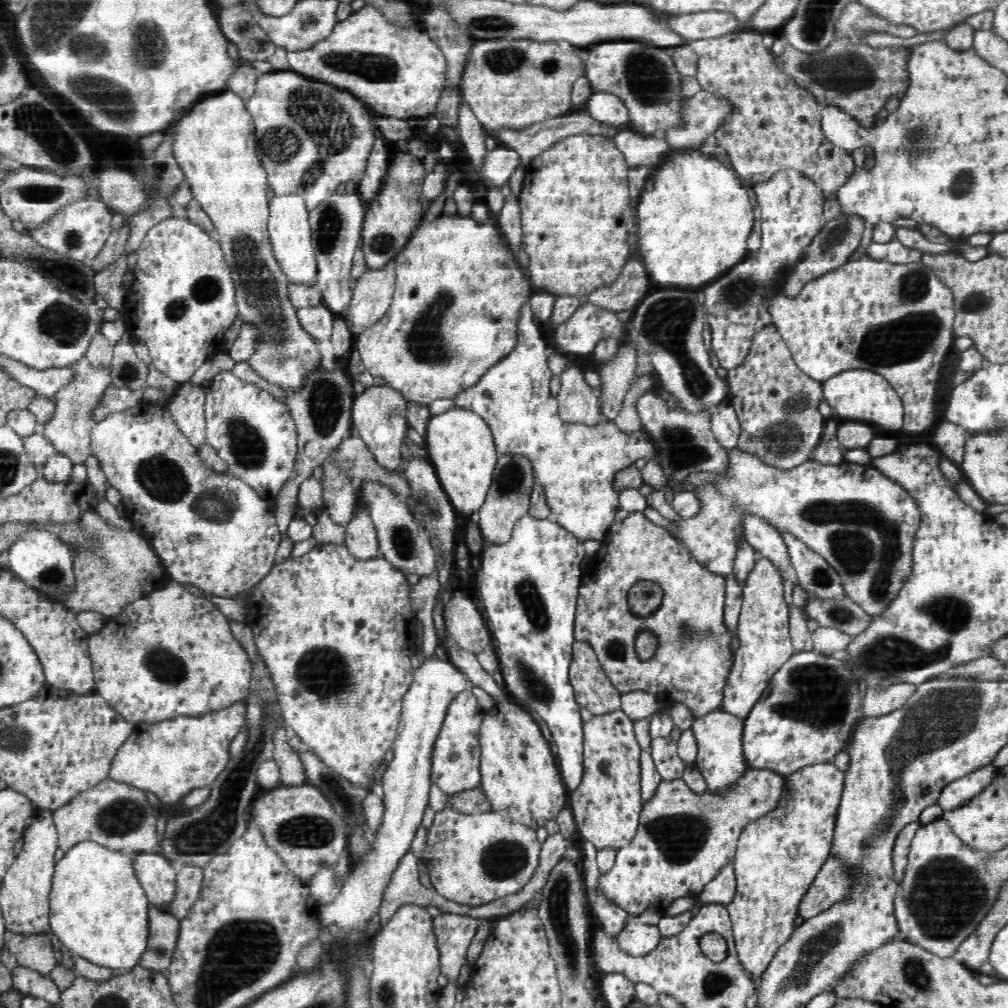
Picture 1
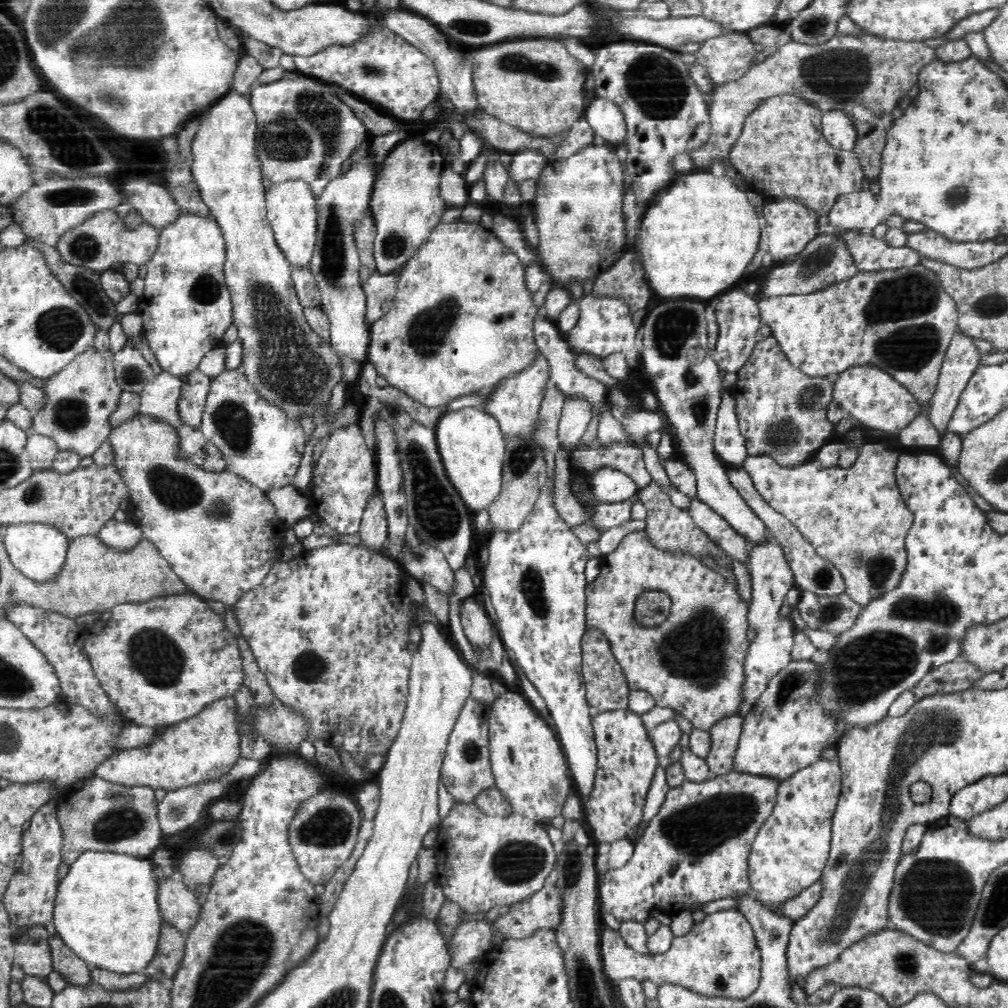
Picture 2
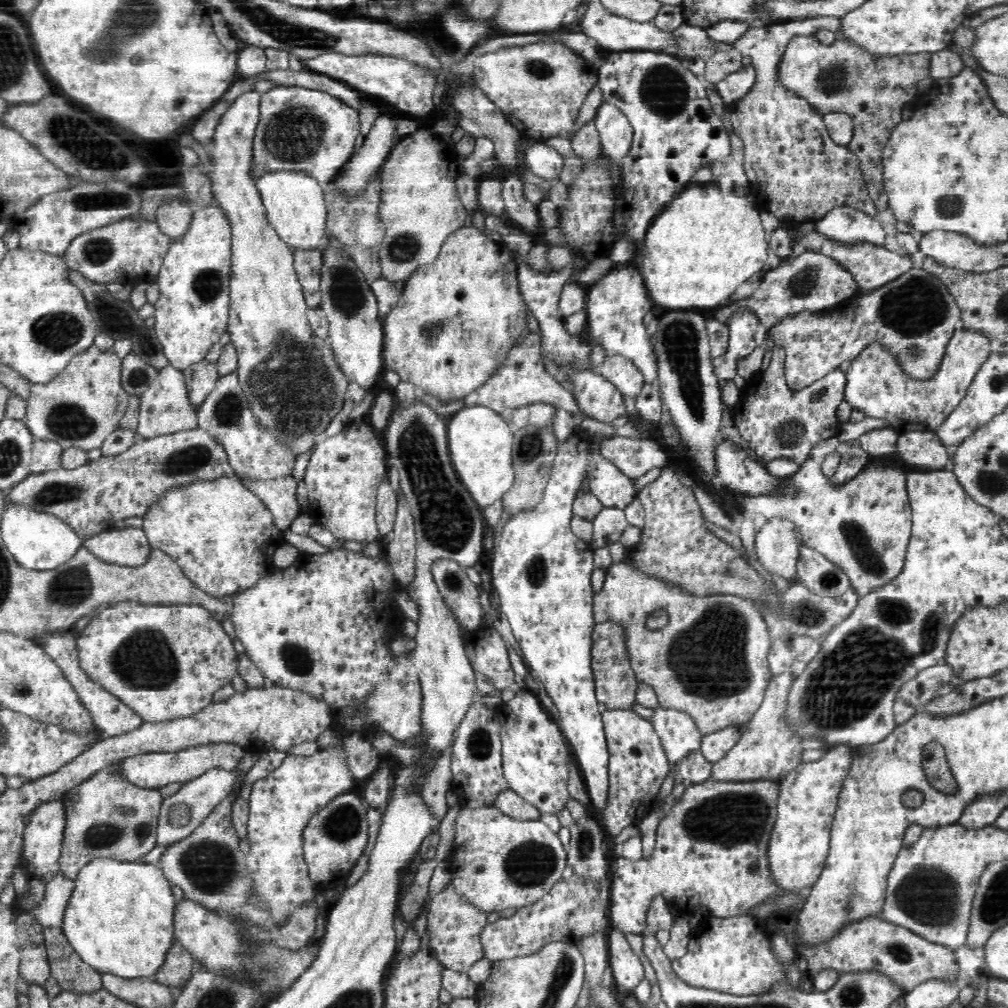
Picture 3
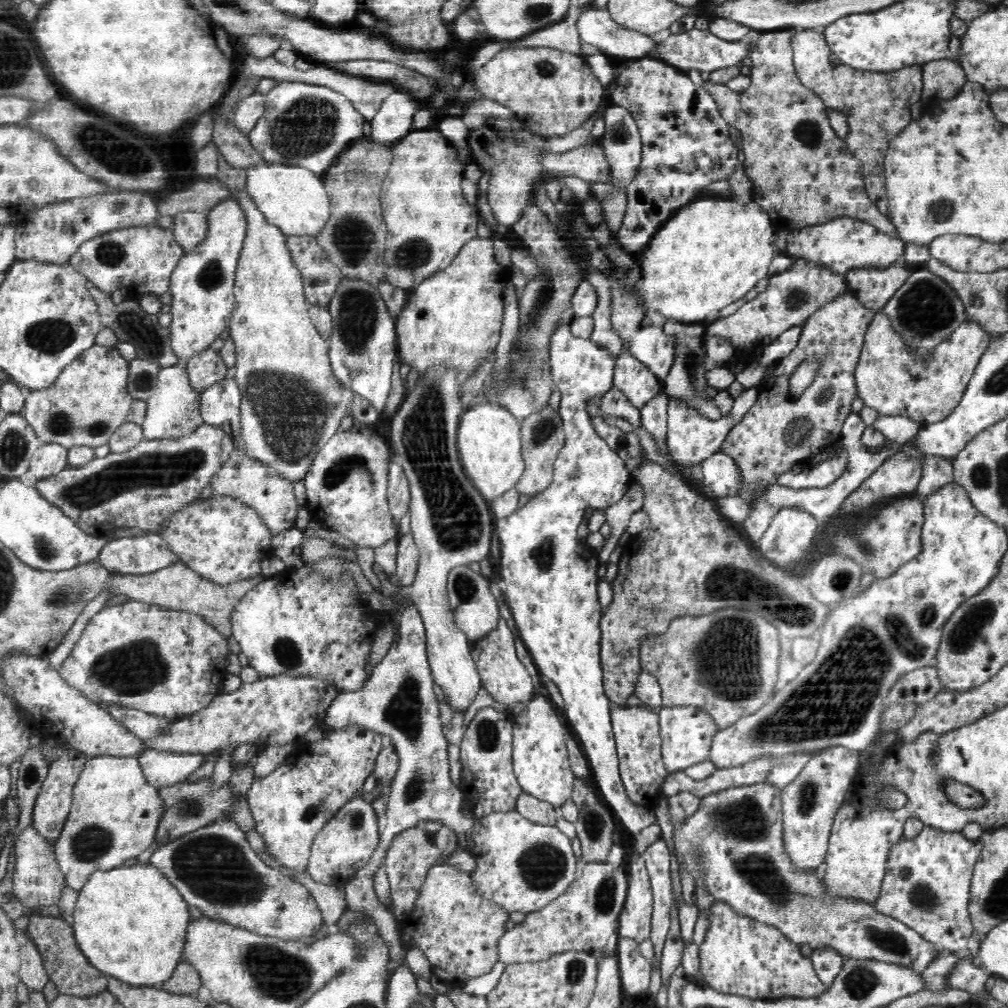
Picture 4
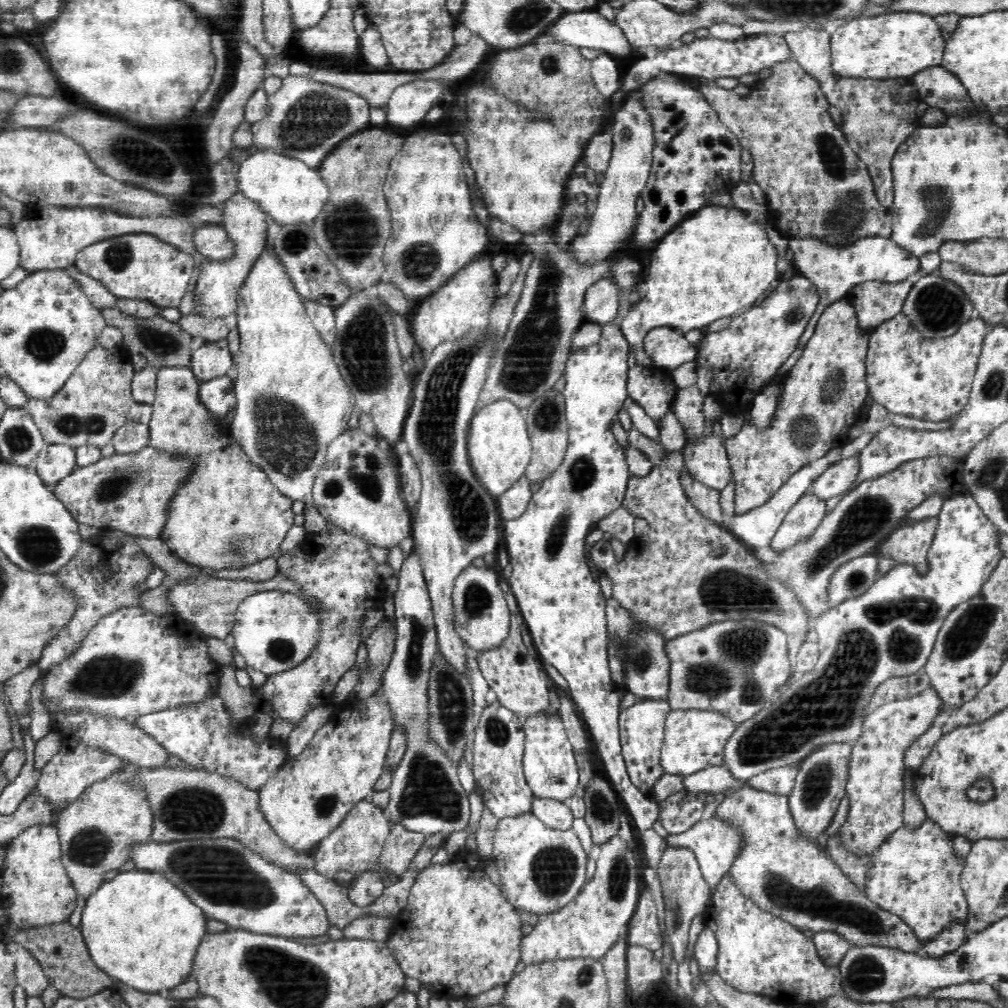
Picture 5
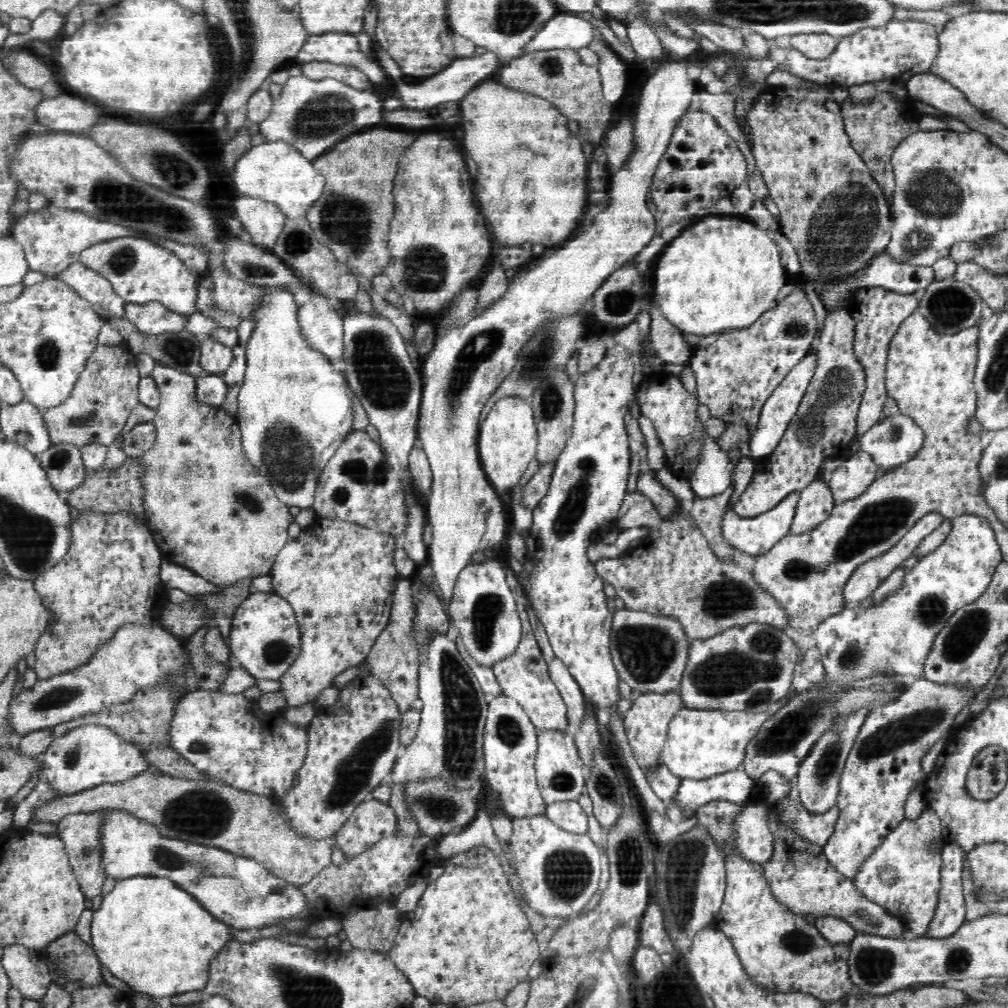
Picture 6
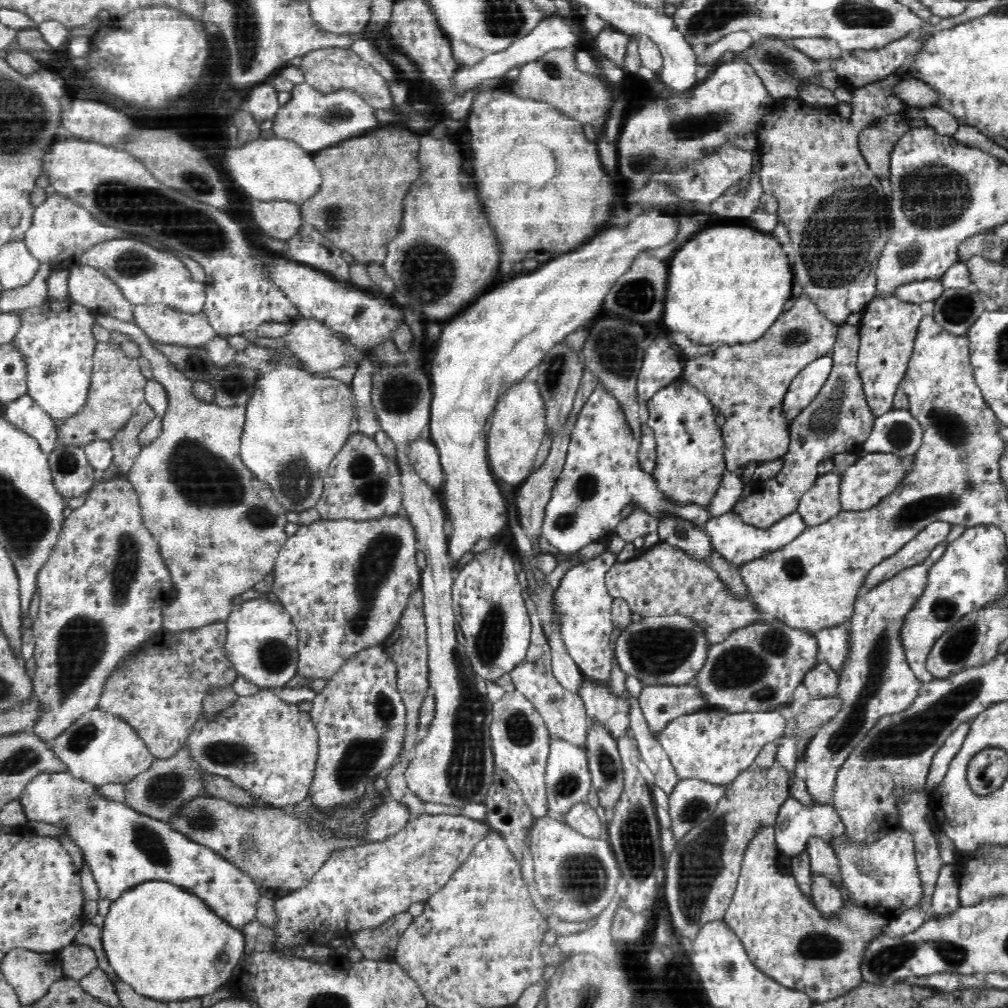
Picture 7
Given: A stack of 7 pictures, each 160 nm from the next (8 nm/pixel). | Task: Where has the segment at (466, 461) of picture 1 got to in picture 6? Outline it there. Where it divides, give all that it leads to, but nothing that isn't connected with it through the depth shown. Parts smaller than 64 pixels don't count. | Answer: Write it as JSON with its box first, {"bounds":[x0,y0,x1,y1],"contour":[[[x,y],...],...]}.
{"bounds":[478,395,538,495],"contour":[[[517,395],[504,397],[498,400],[488,412],[487,417],[481,421],[478,438],[478,451],[481,452],[482,471],[486,472],[486,479],[501,494],[505,495],[518,485],[525,471],[537,454],[538,435],[533,407],[530,399],[518,398]]]}

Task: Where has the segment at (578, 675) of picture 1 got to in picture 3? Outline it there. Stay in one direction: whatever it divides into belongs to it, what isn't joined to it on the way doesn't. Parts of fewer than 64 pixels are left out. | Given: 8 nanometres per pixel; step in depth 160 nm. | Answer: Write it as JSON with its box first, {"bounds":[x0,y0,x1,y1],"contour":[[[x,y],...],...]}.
{"bounds":[592,621,639,710],"contour":[[[606,621],[593,628],[592,669],[598,702],[608,710],[631,709],[639,682],[632,670],[629,653],[625,645],[625,630],[617,623]]]}

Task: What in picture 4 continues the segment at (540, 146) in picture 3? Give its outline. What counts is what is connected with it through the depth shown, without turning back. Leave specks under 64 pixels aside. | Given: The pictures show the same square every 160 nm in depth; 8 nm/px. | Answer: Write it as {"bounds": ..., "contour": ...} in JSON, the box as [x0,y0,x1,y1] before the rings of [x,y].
{"bounds":[544,139,610,183],"contour":[[[589,139],[584,146],[560,156],[544,156],[544,167],[555,178],[577,176],[588,183],[605,183],[610,179],[610,165],[599,139]]]}

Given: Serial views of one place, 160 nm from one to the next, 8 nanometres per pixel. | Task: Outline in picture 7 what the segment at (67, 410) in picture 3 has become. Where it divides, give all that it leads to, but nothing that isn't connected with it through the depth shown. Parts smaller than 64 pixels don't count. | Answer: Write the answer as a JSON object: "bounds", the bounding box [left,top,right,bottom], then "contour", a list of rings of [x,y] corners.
{"bounds":[57,342,148,447],"contour":[[[97,342],[93,354],[92,390],[88,404],[80,414],[66,422],[58,422],[59,441],[57,447],[83,447],[93,441],[110,441],[114,435],[137,412],[141,402],[145,401],[145,386],[148,380],[140,372],[137,358],[128,357],[120,344]]]}

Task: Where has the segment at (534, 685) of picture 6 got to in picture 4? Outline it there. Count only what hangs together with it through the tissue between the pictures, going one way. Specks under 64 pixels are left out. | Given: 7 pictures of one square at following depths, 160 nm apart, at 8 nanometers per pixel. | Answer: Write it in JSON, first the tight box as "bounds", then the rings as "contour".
{"bounds":[470,618,534,705],"contour":[[[500,618],[497,628],[486,638],[472,642],[470,654],[477,666],[482,687],[494,697],[494,700],[504,705],[533,700],[534,680],[517,657],[513,632],[504,618]]]}

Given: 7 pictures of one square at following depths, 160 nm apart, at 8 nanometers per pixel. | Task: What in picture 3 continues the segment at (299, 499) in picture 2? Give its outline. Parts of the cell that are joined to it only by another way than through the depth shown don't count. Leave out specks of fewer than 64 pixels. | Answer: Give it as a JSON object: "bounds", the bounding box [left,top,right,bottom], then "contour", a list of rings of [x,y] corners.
{"bounds":[239,475,301,531],"contour":[[[292,475],[274,479],[254,479],[253,476],[239,476],[246,488],[259,498],[270,510],[276,528],[284,531],[301,514],[298,503],[298,481]]]}

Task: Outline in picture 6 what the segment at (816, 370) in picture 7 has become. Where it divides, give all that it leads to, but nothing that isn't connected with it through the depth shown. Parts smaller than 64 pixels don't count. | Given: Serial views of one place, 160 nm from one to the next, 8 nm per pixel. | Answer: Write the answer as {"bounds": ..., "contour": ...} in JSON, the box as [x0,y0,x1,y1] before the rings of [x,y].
{"bounds":[750,356,816,461],"contour":[[[814,356],[802,358],[802,360],[794,366],[784,380],[778,384],[776,390],[770,394],[766,402],[762,405],[756,432],[758,438],[754,438],[754,446],[750,446],[751,458],[759,461],[764,456],[770,456],[780,444],[782,435],[786,432],[789,420],[796,414],[798,405],[804,396],[804,391],[812,378],[816,364],[814,364]]]}

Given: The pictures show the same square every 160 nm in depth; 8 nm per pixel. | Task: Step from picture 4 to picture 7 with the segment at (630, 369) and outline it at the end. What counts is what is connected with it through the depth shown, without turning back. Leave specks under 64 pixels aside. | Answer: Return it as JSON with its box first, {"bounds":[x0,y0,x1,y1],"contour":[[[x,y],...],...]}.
{"bounds":[647,377,728,511],"contour":[[[683,377],[660,389],[647,403],[650,411],[647,425],[657,443],[657,466],[653,476],[659,492],[679,507],[695,506],[709,511],[728,473],[725,436],[714,422],[713,403]]]}

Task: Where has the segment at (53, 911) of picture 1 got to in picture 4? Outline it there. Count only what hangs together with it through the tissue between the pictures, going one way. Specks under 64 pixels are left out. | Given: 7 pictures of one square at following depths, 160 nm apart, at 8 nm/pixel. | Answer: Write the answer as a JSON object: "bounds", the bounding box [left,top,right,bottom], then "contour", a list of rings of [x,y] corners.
{"bounds":[70,865,193,987],"contour":[[[121,865],[94,872],[90,876],[78,893],[70,923],[80,951],[96,969],[134,987],[160,987],[184,958],[189,926],[193,922],[188,913],[188,905],[179,890],[154,865]]]}

